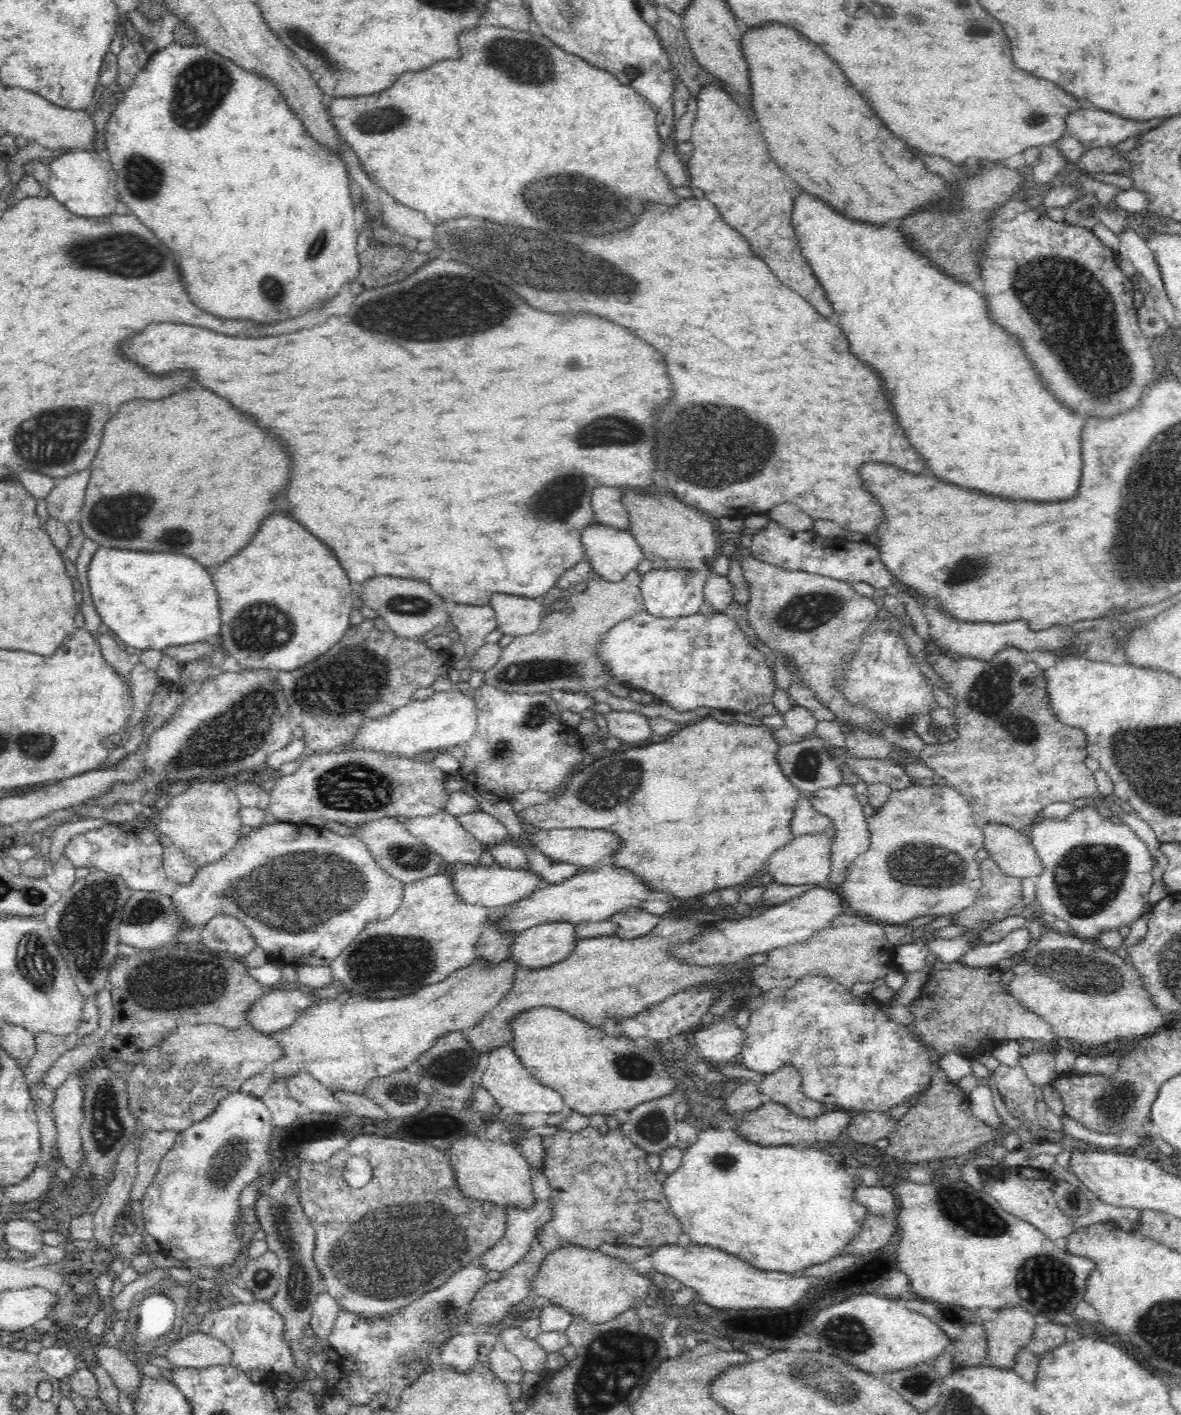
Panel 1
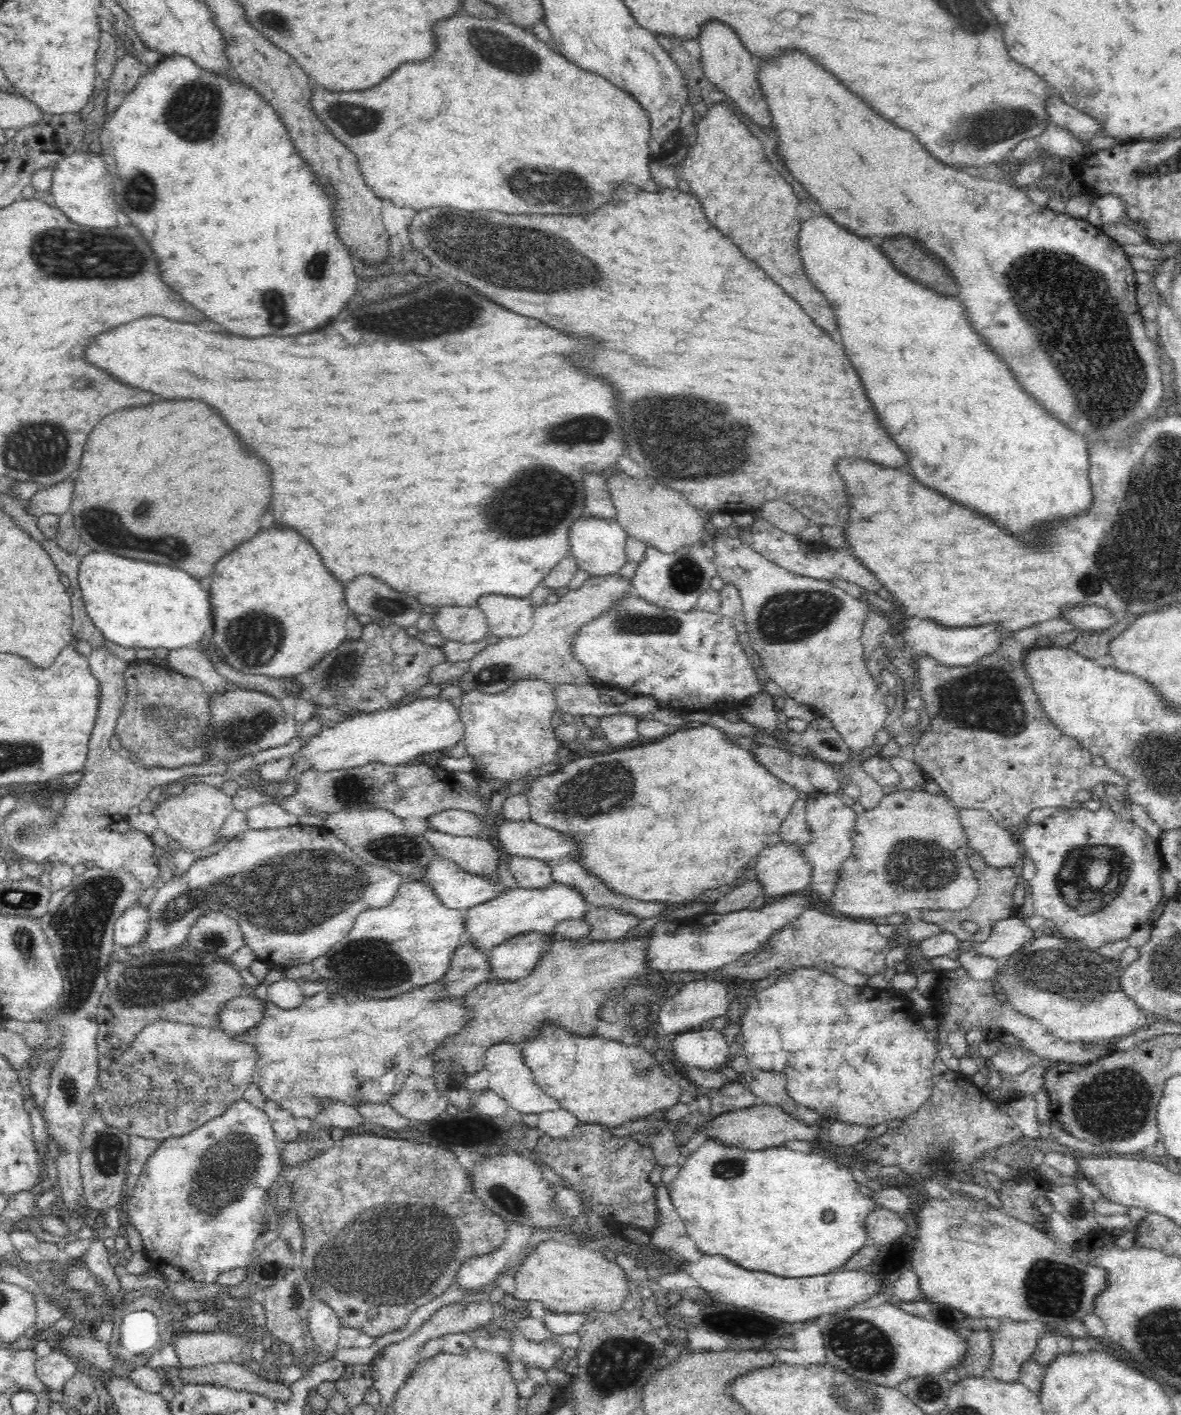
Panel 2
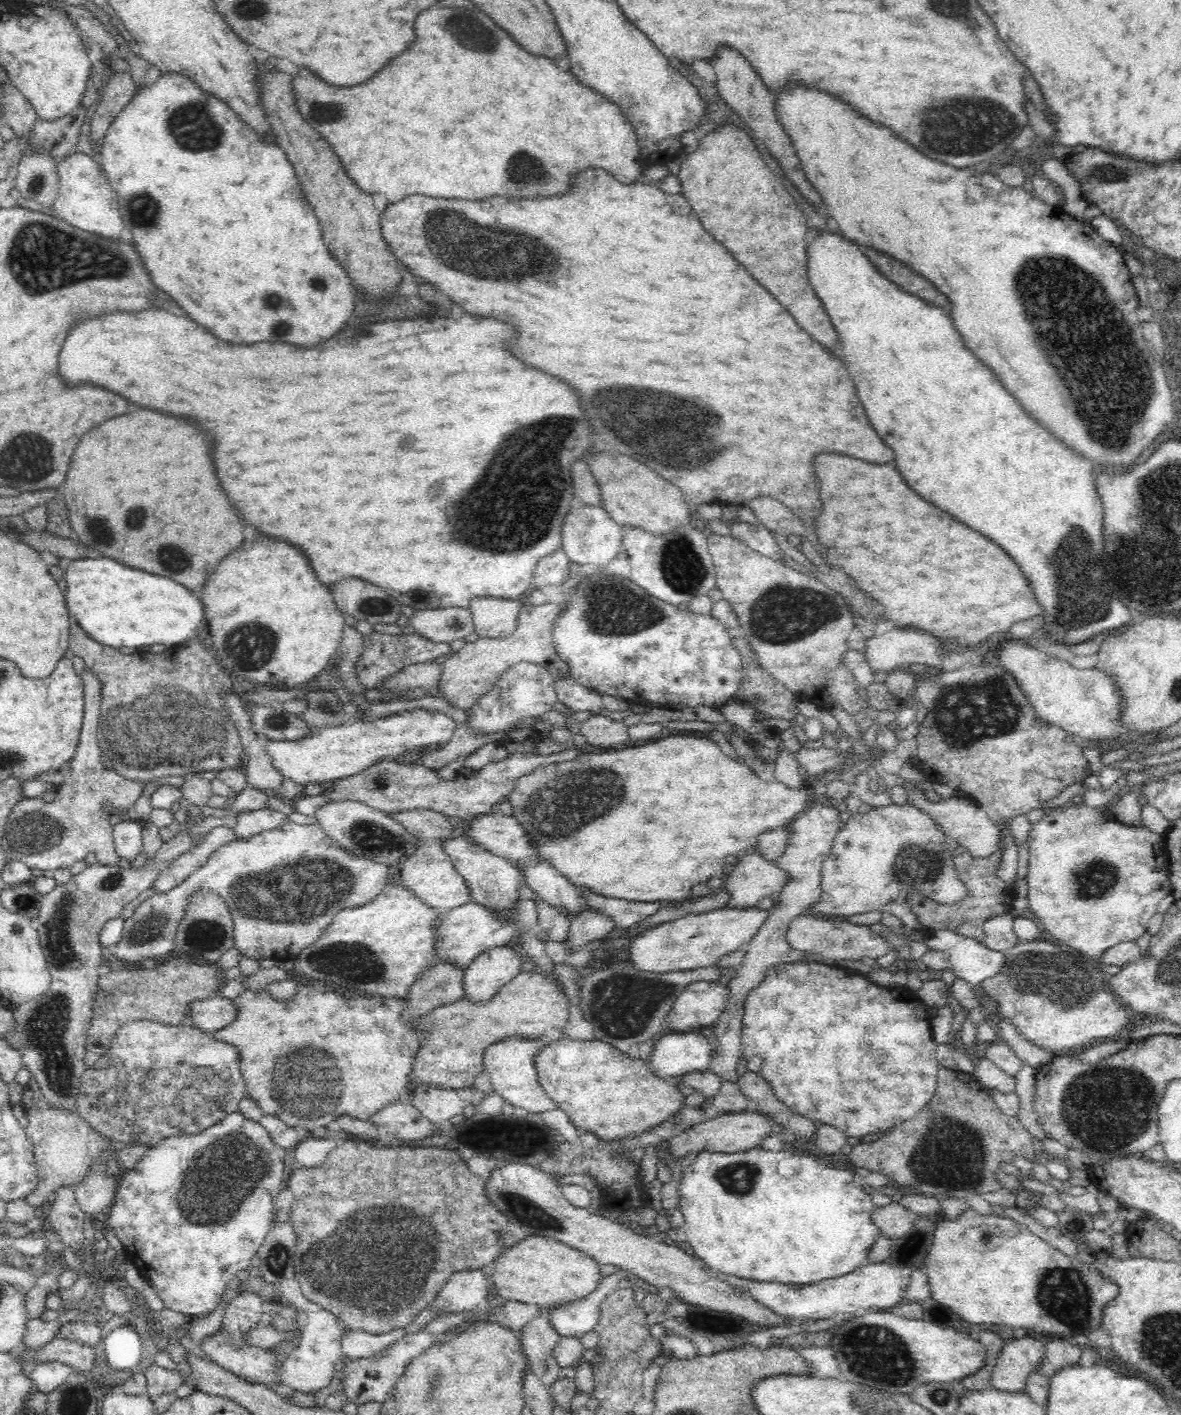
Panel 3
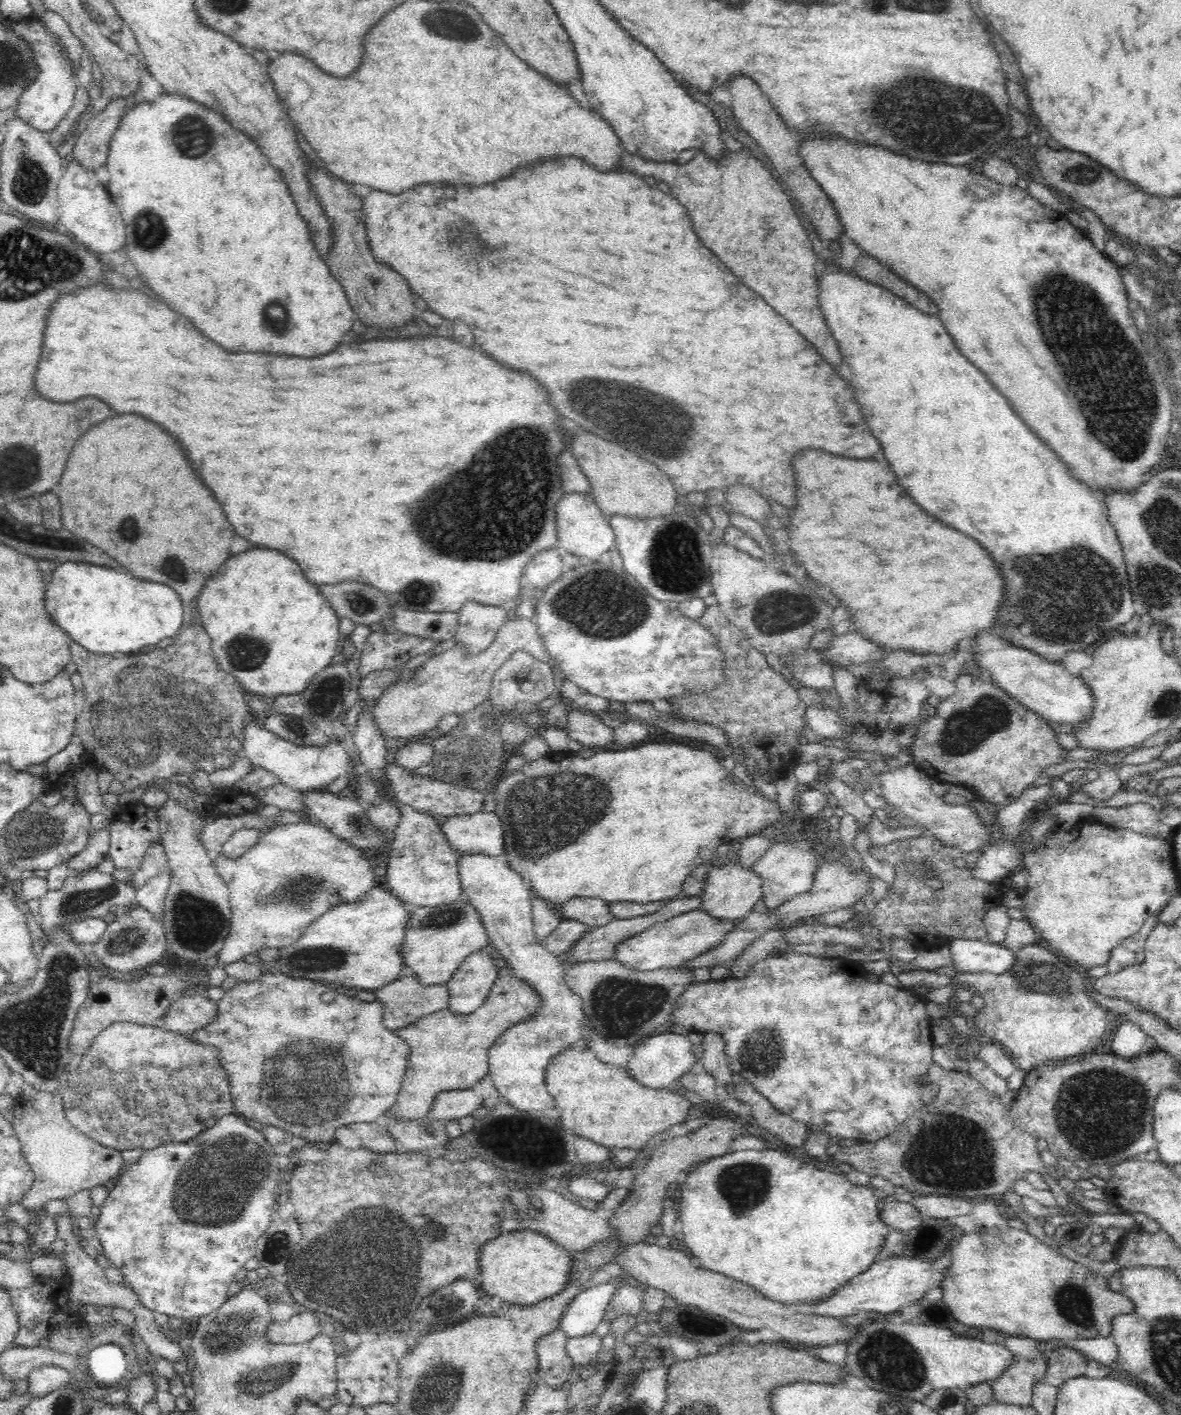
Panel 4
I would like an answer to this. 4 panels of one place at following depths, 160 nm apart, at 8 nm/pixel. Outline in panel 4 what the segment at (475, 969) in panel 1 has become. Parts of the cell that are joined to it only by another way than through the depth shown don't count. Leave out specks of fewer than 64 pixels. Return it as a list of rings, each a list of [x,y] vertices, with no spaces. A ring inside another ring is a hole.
[[[271,970],[260,973],[254,980],[237,981],[237,984],[231,990],[226,991],[224,996],[216,1002],[216,1008],[218,1015],[215,1020],[192,1033],[194,1034],[192,1038],[196,1038],[196,1042],[200,1044],[214,1044],[214,1047],[218,1047],[218,1057],[220,1057],[222,1069],[230,1077],[230,1086],[232,1086],[230,1088],[230,1100],[234,1103],[234,1113],[237,1116],[253,1119],[262,1125],[281,1128],[281,1130],[292,1133],[294,1137],[307,1139],[309,1144],[321,1142],[326,1147],[334,1141],[334,1132],[338,1127],[362,1122],[374,1123],[378,1116],[382,1116],[394,1107],[404,1074],[406,1074],[410,1046],[406,1044],[404,1039],[398,1037],[395,1031],[386,1029],[386,1025],[382,1021],[384,1009],[382,1009],[382,1004],[378,1000],[364,1002],[359,997],[350,998],[350,996],[340,994],[340,992],[337,992],[336,987],[331,984],[292,978]],[[328,991],[334,994],[332,1002],[324,1002],[324,998],[322,998]]]

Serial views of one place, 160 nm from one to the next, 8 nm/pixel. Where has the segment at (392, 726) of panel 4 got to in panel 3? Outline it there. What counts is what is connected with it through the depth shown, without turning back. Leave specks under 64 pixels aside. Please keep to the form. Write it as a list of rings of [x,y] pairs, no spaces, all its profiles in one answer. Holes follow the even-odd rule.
[[[566,602],[559,604],[546,603],[542,605],[522,604],[518,614],[518,628],[506,637],[480,637],[475,642],[467,643],[463,650],[451,654],[448,660],[442,664],[442,676],[438,680],[436,688],[430,693],[443,696],[449,700],[455,708],[468,710],[477,703],[489,690],[496,686],[502,674],[512,668],[518,662],[533,662],[546,667],[556,679],[570,677],[566,661],[560,658],[555,650],[552,639],[552,626],[556,618],[566,610]]]

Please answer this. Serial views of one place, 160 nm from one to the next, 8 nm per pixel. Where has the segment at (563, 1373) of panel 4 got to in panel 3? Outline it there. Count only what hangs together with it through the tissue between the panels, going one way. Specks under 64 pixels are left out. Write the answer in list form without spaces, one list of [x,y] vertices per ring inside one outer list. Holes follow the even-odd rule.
[[[538,1315],[522,1327],[520,1335],[522,1335],[523,1350],[529,1360],[528,1371],[550,1387],[562,1377],[562,1367],[552,1355],[554,1348],[558,1346],[560,1334],[548,1319]]]

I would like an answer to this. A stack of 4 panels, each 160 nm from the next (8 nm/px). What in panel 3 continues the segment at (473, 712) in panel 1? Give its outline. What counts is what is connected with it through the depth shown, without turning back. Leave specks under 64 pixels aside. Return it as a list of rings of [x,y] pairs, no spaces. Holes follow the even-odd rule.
[[[415,709],[412,711],[405,711],[402,714],[392,714],[390,716],[381,717],[381,718],[373,718],[373,720],[362,720],[362,719],[349,719],[348,721],[342,723],[338,726],[329,726],[323,729],[319,729],[317,731],[313,731],[310,736],[306,736],[304,738],[295,740],[295,741],[276,741],[269,740],[267,738],[261,738],[261,741],[264,740],[264,744],[267,743],[267,751],[270,753],[270,759],[272,759],[272,765],[284,775],[284,778],[294,780],[294,782],[306,786],[308,782],[328,782],[329,780],[341,779],[347,776],[352,776],[353,774],[358,774],[362,772],[366,767],[372,766],[374,763],[383,761],[383,760],[394,760],[396,761],[398,756],[402,756],[404,752],[408,752],[408,750],[414,750],[414,748],[420,748],[422,746],[430,746],[430,744],[444,745],[450,738],[453,737],[454,731],[456,730],[458,723],[454,721],[454,719],[447,716],[445,713],[441,711],[432,711],[429,712],[425,709]]]

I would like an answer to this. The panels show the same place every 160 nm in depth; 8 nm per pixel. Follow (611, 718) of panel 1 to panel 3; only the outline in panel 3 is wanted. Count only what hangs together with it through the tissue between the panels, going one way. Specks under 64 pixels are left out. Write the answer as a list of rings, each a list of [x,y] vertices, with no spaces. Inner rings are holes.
[[[593,715],[575,728],[584,735],[585,741],[602,748],[613,747],[628,740],[628,728],[623,721],[606,716]]]

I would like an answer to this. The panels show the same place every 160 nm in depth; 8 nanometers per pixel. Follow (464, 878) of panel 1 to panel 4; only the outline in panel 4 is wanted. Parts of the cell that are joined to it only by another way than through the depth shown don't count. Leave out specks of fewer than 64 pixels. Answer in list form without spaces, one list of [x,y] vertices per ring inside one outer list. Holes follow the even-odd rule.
[[[392,800],[402,811],[389,844],[386,889],[395,895],[407,911],[422,906],[442,906],[464,900],[458,873],[458,855],[450,848],[446,835],[440,829],[441,819],[429,813],[416,811],[411,806]]]

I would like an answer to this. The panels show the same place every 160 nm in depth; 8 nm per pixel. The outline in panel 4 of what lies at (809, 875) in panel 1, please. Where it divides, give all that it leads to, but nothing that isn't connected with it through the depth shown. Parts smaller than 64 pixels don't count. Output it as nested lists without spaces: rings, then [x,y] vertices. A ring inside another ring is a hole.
[[[719,861],[709,867],[709,873],[703,881],[704,888],[700,893],[703,898],[700,909],[710,917],[721,922],[742,920],[753,911],[757,902],[763,899],[763,881],[752,868],[742,867],[737,862]]]

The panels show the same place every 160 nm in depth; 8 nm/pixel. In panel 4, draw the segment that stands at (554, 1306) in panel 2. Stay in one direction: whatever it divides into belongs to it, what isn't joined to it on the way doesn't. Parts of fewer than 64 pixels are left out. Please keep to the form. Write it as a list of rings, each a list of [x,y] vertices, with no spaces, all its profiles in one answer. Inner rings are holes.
[[[524,1228],[502,1233],[480,1250],[478,1265],[481,1278],[477,1283],[487,1294],[499,1296],[512,1306],[534,1306],[544,1298],[560,1294],[572,1276],[572,1254],[542,1233]]]

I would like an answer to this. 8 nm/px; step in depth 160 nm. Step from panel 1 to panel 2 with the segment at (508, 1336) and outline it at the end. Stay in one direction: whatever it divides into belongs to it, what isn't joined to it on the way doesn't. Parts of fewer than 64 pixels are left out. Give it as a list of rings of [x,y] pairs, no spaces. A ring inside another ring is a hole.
[[[517,1330],[513,1332],[511,1338],[511,1352],[516,1354],[527,1368],[537,1367],[546,1371],[554,1369],[566,1350],[551,1341],[536,1343],[527,1340]]]

